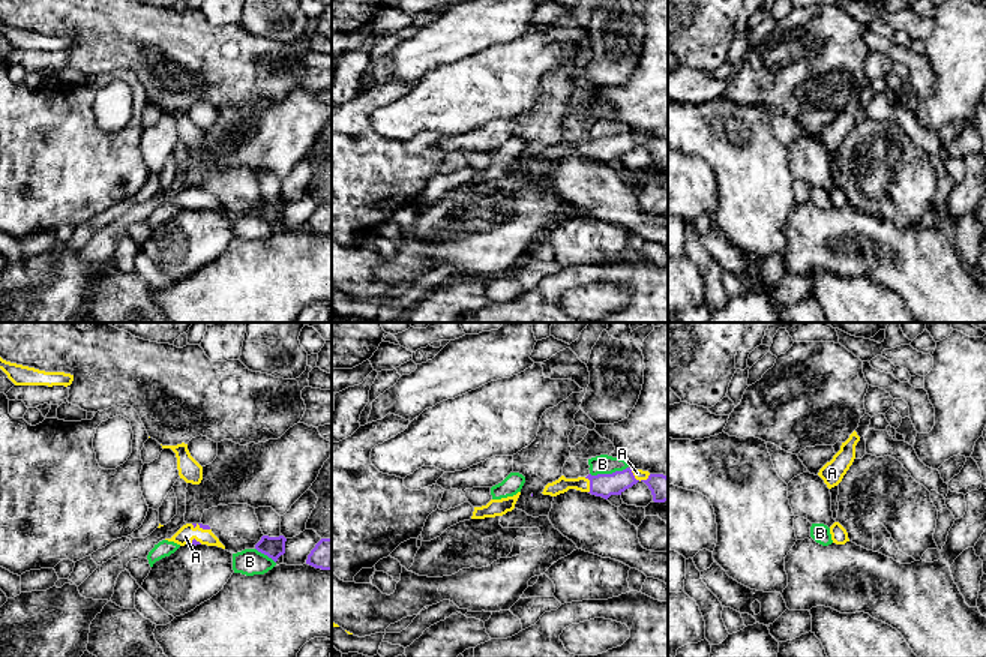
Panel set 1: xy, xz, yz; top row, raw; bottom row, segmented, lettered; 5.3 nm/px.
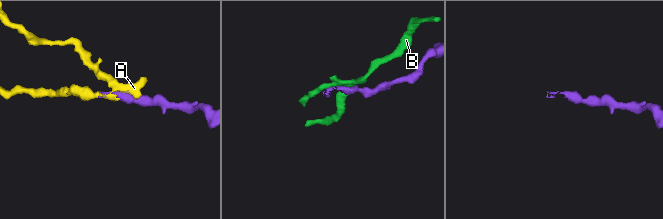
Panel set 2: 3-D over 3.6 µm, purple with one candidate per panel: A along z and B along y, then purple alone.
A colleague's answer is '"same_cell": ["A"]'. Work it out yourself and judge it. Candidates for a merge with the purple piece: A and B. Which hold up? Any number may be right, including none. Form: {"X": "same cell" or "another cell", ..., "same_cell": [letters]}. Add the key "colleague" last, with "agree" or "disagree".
{"A": "same cell", "B": "another cell", "same_cell": ["A"], "colleague": "agree"}

